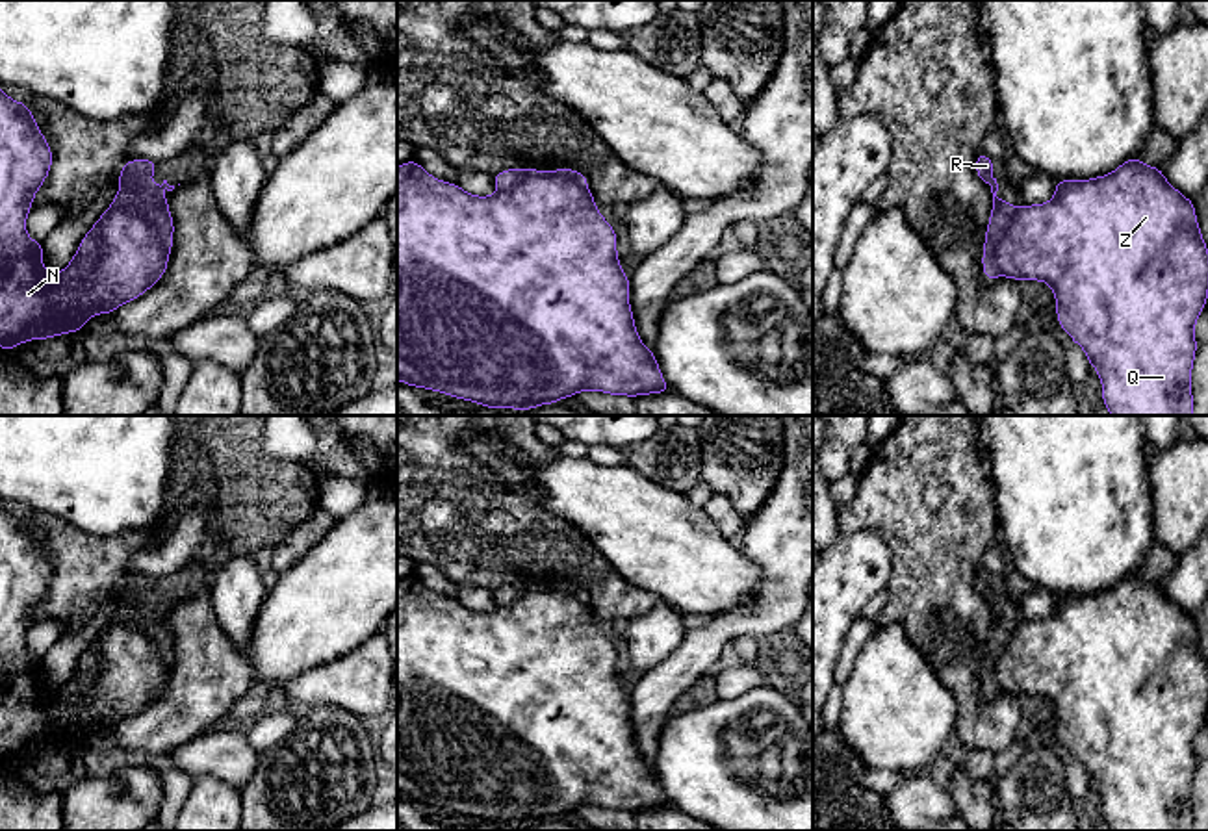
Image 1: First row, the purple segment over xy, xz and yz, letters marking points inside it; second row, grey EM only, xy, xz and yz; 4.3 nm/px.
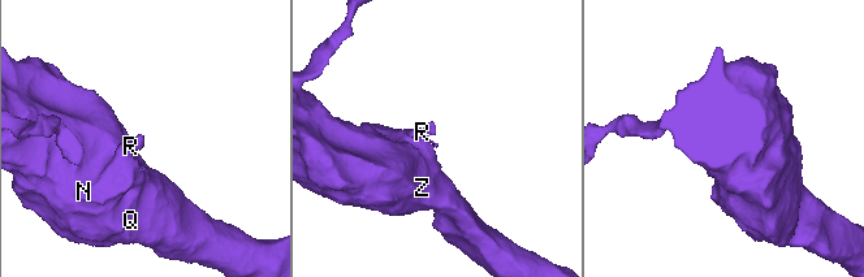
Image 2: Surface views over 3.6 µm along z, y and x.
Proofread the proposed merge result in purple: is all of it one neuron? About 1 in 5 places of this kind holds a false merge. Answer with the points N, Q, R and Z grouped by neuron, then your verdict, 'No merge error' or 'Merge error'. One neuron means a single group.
Groups: N Q Z / R. Merge error

